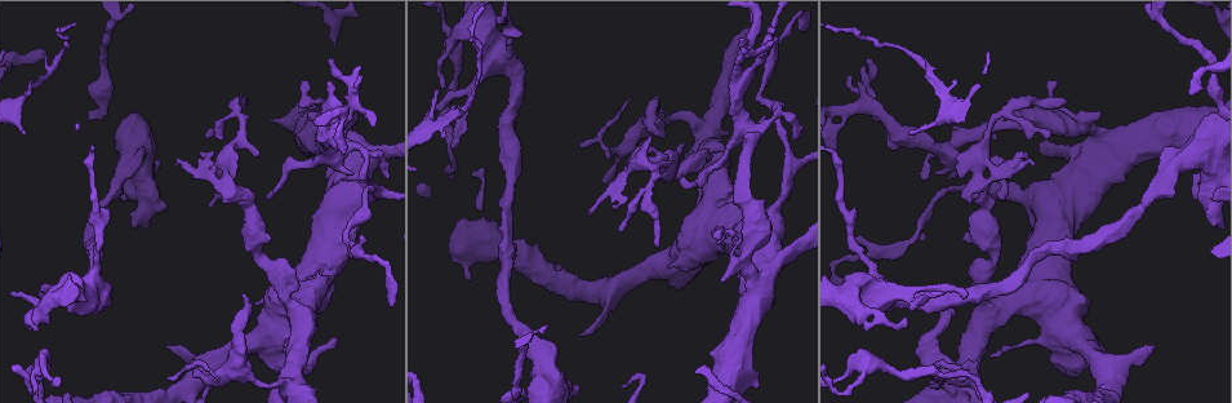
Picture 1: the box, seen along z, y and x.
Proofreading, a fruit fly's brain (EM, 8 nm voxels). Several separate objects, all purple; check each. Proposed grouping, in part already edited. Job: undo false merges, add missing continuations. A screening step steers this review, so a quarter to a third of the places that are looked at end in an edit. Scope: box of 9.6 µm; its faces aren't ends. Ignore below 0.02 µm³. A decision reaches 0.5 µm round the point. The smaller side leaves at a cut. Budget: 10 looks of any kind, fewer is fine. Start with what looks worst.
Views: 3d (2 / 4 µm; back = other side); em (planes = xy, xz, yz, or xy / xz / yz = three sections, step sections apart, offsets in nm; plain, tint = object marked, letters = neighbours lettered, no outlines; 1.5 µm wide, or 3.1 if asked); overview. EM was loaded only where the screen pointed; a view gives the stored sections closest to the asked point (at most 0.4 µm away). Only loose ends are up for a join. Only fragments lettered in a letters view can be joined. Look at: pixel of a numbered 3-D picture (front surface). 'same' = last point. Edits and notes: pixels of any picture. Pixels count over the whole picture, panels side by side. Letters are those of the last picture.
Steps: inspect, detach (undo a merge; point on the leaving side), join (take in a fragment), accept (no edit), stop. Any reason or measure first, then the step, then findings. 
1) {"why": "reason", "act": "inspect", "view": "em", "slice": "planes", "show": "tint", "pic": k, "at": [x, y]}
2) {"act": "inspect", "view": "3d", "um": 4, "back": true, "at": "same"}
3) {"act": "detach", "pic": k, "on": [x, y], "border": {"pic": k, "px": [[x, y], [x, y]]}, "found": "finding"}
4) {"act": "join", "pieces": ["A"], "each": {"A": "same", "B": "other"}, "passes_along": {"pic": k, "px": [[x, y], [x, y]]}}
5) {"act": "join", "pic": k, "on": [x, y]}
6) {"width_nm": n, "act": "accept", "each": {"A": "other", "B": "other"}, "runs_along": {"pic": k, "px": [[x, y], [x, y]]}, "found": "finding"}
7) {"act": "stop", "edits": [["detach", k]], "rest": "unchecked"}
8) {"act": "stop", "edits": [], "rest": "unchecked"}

{"why": "looks like a crossing", "act": "inspect", "view": "em", "slice": "planes", "show": "letters", "pic": 1, "at": [295, 387]}

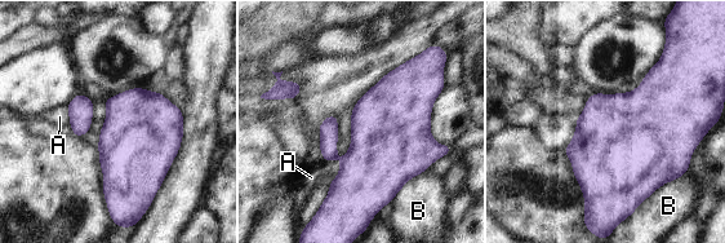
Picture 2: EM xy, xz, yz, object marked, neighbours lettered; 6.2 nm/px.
{"width_nm": 500, "act": "accept", "each": {"A": "other", "B": "other"}, "border": {"pic": 2, "px": [[680, 176], [658, 186], [636, 208]]}, "found": "continuous, no second neuron"}

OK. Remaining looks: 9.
{"why": "an open end", "act": "inspect", "view": "em", "slice": "planes", "show": "tint", "pic": 1, "at": [333, 337]}

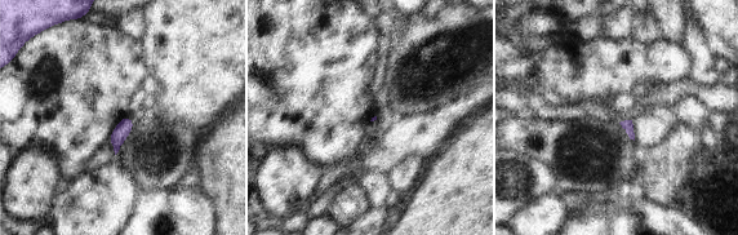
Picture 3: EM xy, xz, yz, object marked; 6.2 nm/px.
{"why": "see the neighbours", "act": "inspect", "view": "em", "slice": "planes", "show": "letters", "at": "same"}

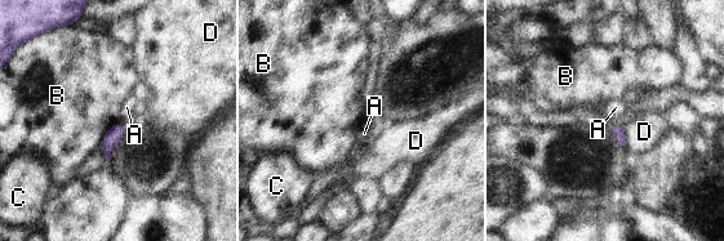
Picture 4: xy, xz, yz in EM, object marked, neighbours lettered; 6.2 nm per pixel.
{"act": "accept", "each": {"A": "other", "B": "other", "C": "other", "D": "other"}, "found": "none of them fits"}

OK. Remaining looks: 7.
{"why": "an open end", "act": "inspect", "view": "3d", "um": 2, "pic": 1, "at": [856, 238]}

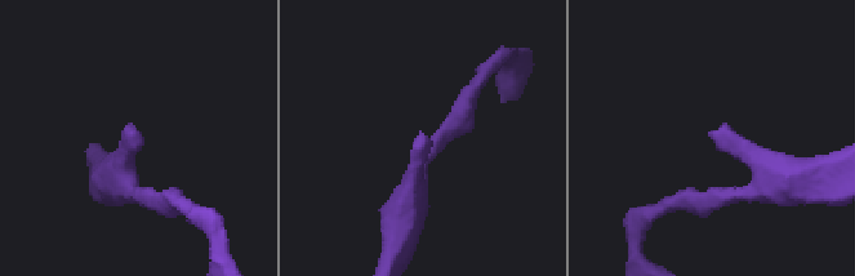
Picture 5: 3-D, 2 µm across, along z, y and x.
{"act": "inspect", "view": "em", "slice": "planes", "show": "letters", "pic": 5, "at": [421, 131]}

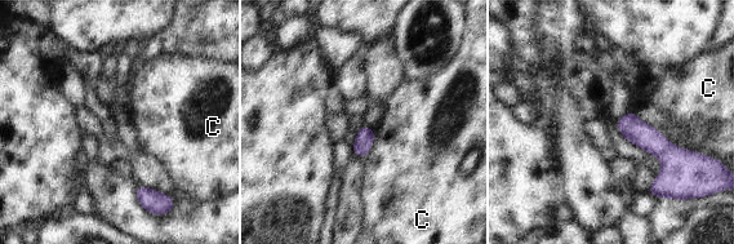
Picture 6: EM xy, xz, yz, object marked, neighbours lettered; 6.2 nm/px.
{"act": "accept", "each": {"C": "other"}, "runs_along": {"pic": 6, "px": [[630, 115], [666, 156], [655, 186]]}, "found": "no lettered fragment goes on from it"}

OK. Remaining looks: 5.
{"why": "an open end", "act": "inspect", "view": "em", "slice": "planes", "show": "letters", "pic": 1, "at": [23, 135]}

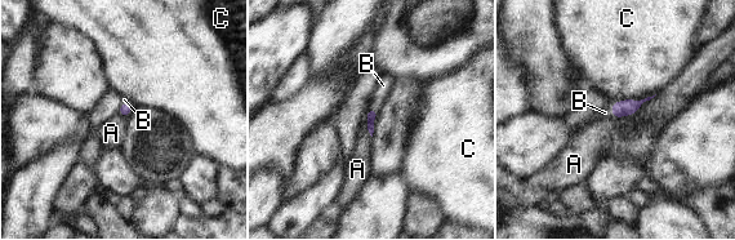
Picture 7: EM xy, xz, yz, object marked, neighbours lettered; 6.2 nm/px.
{"act": "join", "pic": 7, "on": [605, 112], "each": {"A": "other", "B": "same", "C": "other"}, "passes_along": {"pic": 7, "px": [[622, 109], [611, 107], [605, 112]]}, "found": "the neuron continues"}

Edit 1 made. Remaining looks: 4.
{"act": "stop", "edits": [["join", 7]], "rest": "unchecked"}

